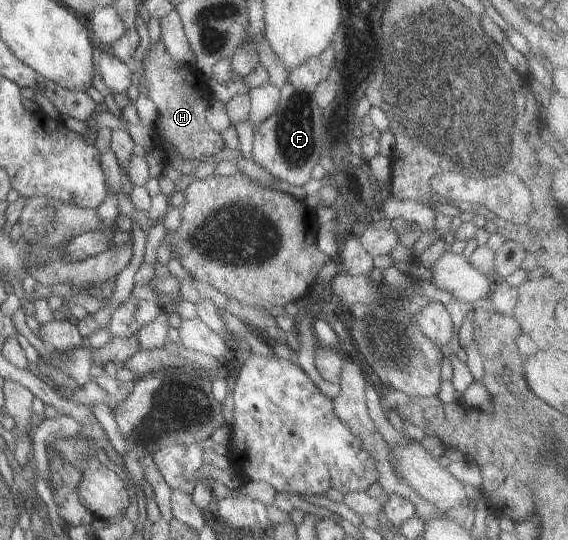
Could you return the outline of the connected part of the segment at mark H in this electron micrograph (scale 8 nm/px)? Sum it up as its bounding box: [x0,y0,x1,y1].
[137,40,223,160]

